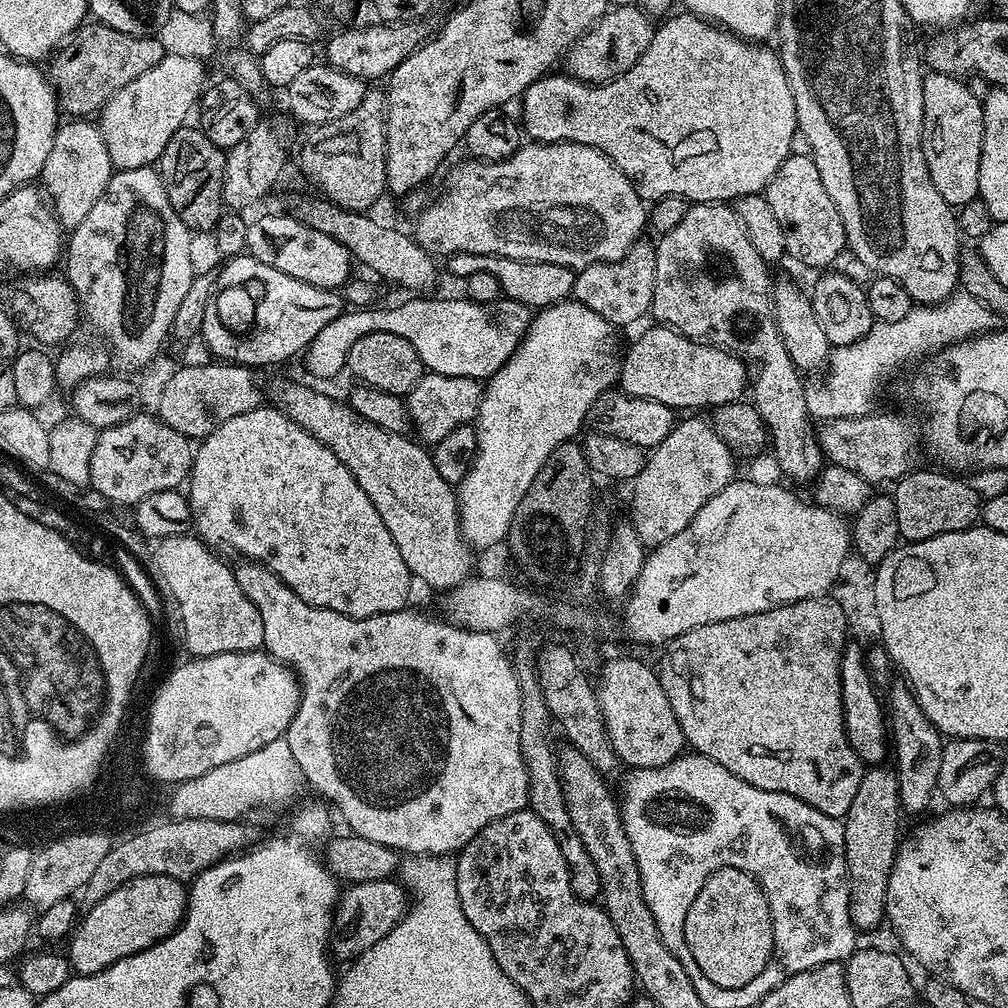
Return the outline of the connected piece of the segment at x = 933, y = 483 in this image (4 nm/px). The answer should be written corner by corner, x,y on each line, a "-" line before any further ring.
913,470
908,475
901,476
899,480
895,481
896,492
893,491
891,497
898,510
898,530
900,531
901,541
925,540
926,538
934,538
938,534
954,534
958,530
977,527
982,516
982,496
979,496
959,475
949,474
944,470
936,471
940,472

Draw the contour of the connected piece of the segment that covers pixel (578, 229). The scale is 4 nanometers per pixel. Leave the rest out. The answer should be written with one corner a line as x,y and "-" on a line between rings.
528,142
505,160
485,162
472,158
469,161
449,174
444,193
428,209
425,207
416,220
414,239
433,257
447,258
461,252
550,262
554,266
581,270
594,263
614,263
622,259
645,235
644,228
646,230
649,223
645,201
616,163
596,148
563,142

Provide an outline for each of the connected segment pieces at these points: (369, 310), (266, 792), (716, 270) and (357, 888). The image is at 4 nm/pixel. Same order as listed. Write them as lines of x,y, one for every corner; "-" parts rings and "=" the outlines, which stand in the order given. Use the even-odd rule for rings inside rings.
404,298
401,304
393,308
380,308
381,306
369,306
355,310
341,311
340,317
330,326
322,326
318,334
309,342
308,347
302,353
302,361
308,367
312,376
320,380
328,380
341,371
345,371
350,354
350,346
358,342
366,334
381,332
382,334
398,334
398,338
406,338
414,350
418,350
418,358
424,364
428,372
437,372
443,376
457,376
458,378
474,378
484,382
510,359
516,348
528,334
528,327
534,317
533,309
522,306
522,302
514,302
507,298
501,298
494,302
474,302
467,298
460,300
428,300
432,298
=
287,735
280,736
274,742
266,742
266,746
262,746
258,750
254,750
250,754
246,754
242,758
234,758
234,762
225,762
223,766
214,766
214,770
206,770
206,774
202,774
198,778
190,778
182,784
175,785
172,801
169,802
168,808
173,817
178,820
186,818
202,818
243,821
251,812
272,812
275,808
280,808
283,804
288,804
296,796
300,784
305,783
304,775
300,772
298,762
294,762
291,756
284,760
278,760
276,756
269,758
269,750
278,750
279,748
287,748
-
285,770
291,770
291,778
286,778
282,773
=
724,202
692,204
686,210
686,218
682,218
678,226
663,233
658,240
654,244
656,273
651,315
656,315
661,325
674,328
691,340
712,344
748,365
752,371
750,400
764,419
770,437
770,452
772,448
781,474
796,484
811,485
826,467
826,461
813,421
806,410
806,384
800,381
803,380
801,373
797,372
794,362
790,362
790,354
786,354
786,346
778,334
772,309
774,280
768,277
769,265
765,264
758,250
754,250
735,207
=
389,878
349,883
340,893
336,911
332,913
330,952
337,961
351,962
374,946
404,917
410,907
410,897
403,884

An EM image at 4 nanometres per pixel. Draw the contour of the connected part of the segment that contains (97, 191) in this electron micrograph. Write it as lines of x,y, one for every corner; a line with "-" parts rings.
72,118
67,122
61,123
56,129
54,146
50,146
50,154
46,154
42,181
57,220
65,229
71,230
78,227
86,214
90,214
94,202
102,198
114,165
99,127
91,119

